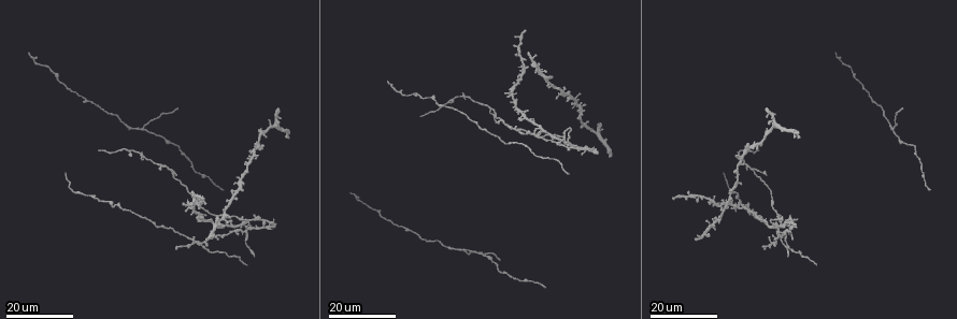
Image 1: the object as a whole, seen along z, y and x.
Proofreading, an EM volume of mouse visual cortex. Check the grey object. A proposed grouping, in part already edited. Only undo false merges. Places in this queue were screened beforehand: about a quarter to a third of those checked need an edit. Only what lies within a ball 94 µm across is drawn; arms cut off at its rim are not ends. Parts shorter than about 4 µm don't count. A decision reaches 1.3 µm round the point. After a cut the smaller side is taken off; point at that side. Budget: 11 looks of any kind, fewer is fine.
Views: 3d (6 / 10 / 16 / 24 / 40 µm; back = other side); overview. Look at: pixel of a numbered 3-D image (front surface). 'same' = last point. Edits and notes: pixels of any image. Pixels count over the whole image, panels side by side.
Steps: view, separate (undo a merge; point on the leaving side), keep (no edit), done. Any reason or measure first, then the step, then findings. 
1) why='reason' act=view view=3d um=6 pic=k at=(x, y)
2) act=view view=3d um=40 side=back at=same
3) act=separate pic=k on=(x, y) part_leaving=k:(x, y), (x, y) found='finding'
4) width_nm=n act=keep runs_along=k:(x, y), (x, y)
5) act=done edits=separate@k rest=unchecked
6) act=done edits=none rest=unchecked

why='small branch off a trunk' act=view view=3d um=16 pic=1 at=(463, 249)

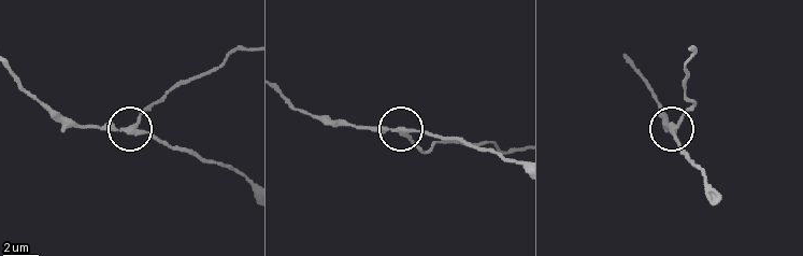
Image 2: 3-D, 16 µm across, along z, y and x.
act=view view=3d um=6 pic=2 at=(134, 128)

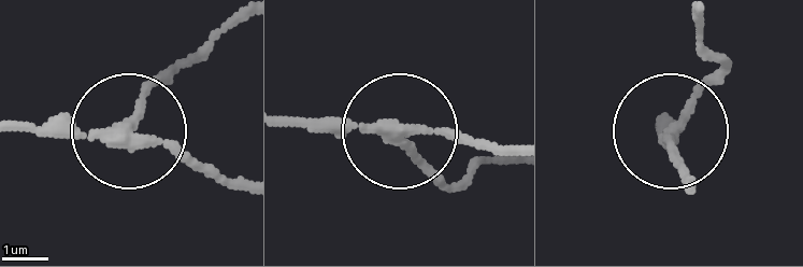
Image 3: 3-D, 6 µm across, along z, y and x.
act=separate pic=3 on=(154, 83) part_leaving=3:(122, 128), (238, 24) found='a second neuron is stuck on'

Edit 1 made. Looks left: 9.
act=view view=overview

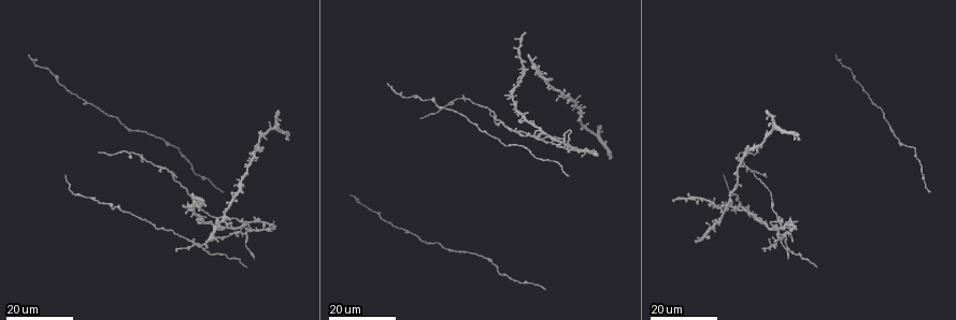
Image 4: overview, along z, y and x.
why='a fork' act=view view=3d um=16 pic=4 at=(407, 231)

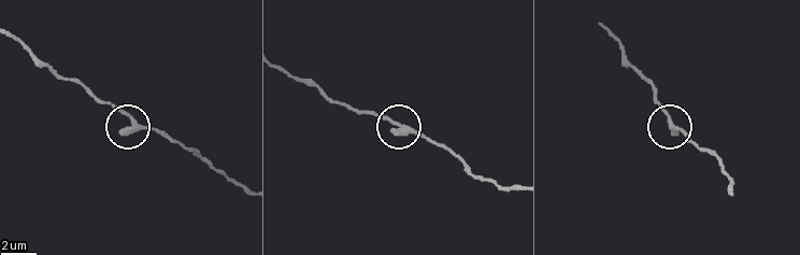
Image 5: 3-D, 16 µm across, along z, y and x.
act=view view=3d um=6 pic=5 at=(407, 129)

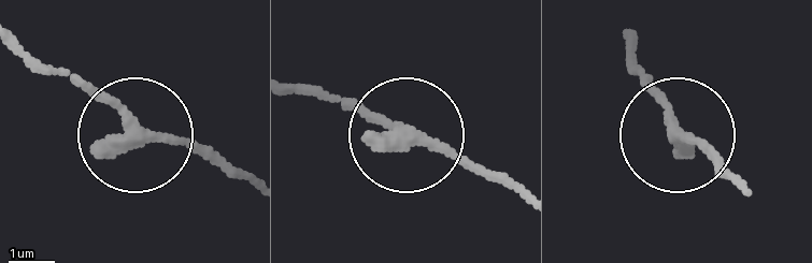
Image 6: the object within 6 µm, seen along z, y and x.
why='other side' act=view view=3d um=6 side=back pic=6 at=(682, 136)

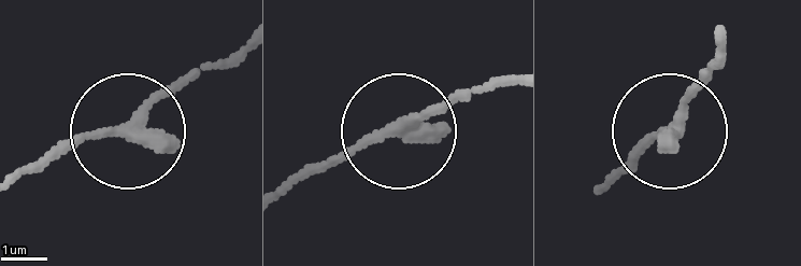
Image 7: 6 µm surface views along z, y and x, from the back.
width_nm=270 act=keep found='all the same neuron'

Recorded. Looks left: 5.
why='thick turns thin' act=view view=3d um=16 pic=4 at=(143, 154)

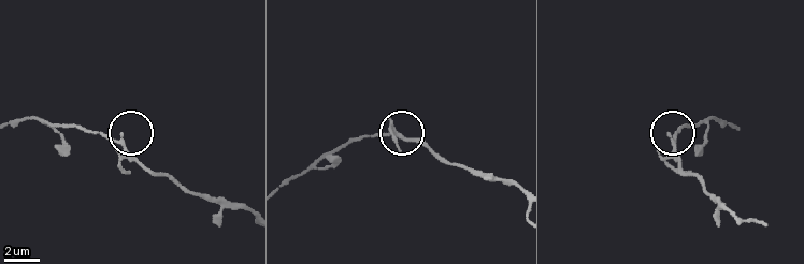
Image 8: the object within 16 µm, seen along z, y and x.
act=view view=3d um=10 pic=8 at=(118, 141)

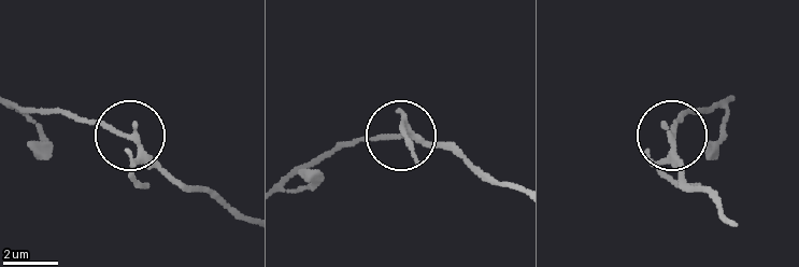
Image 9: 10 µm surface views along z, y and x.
act=keep runs_along=9:(244, 219), (168, 174), (132, 136), (66, 114) found='one neuron here'

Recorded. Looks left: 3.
why='sudden change in width' act=view view=3d um=16 pic=4 at=(113, 209)

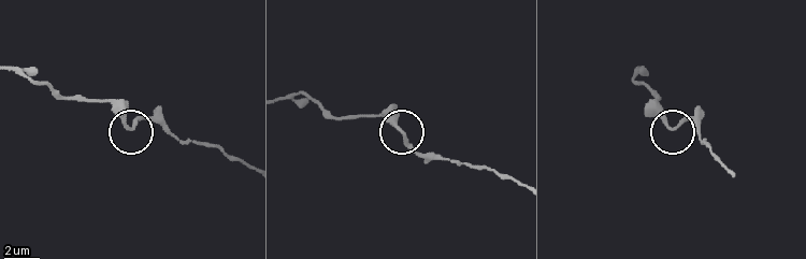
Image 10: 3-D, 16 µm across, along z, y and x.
act=view view=3d um=10 pic=10 at=(126, 127)

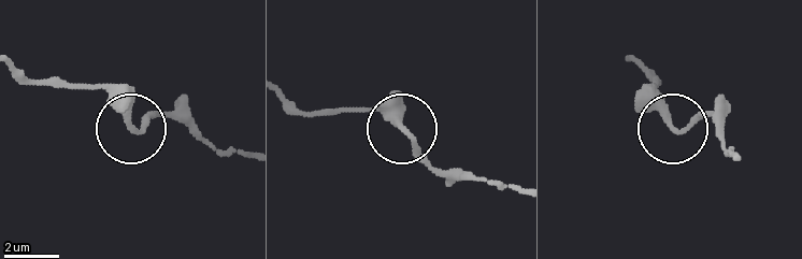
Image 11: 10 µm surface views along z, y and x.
act=keep runs_along=11:(247, 155), (159, 113), (135, 127), (89, 85) found='one neuron here'

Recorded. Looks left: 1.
act=done edits=separate@3 rest=unchecked

